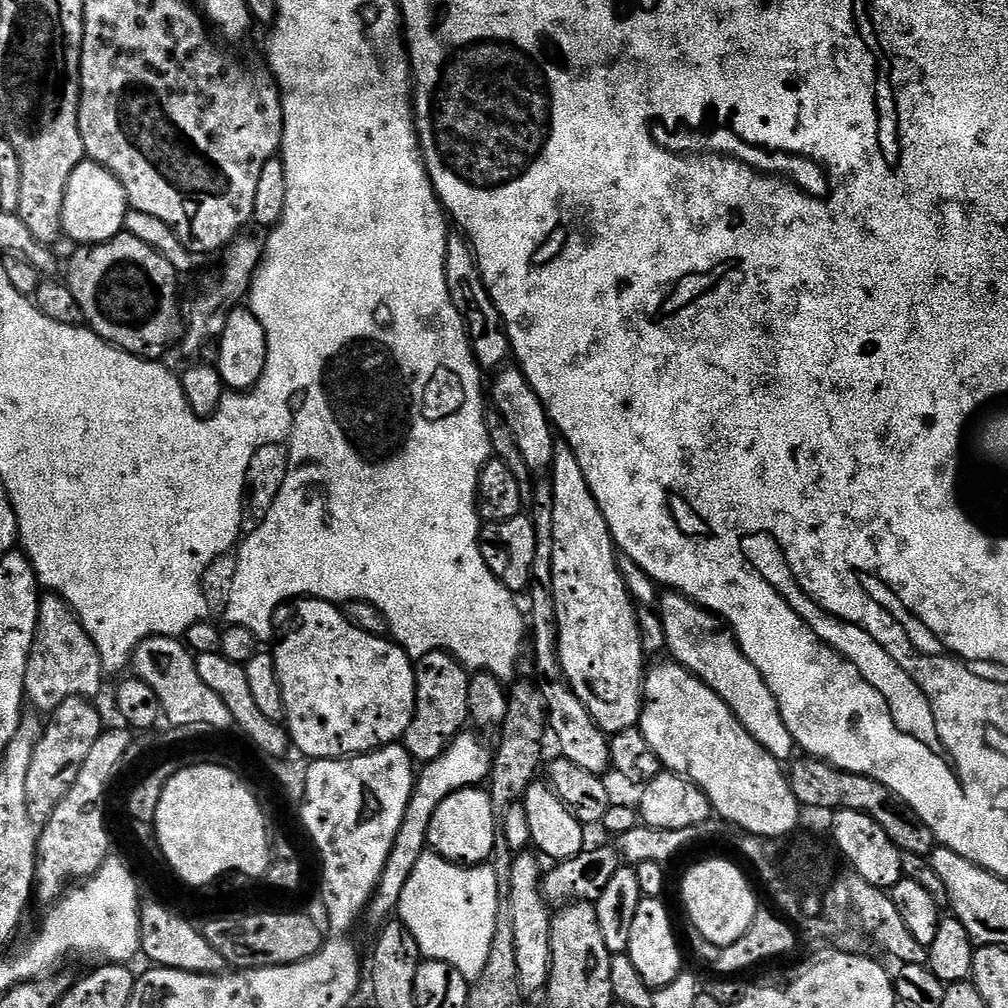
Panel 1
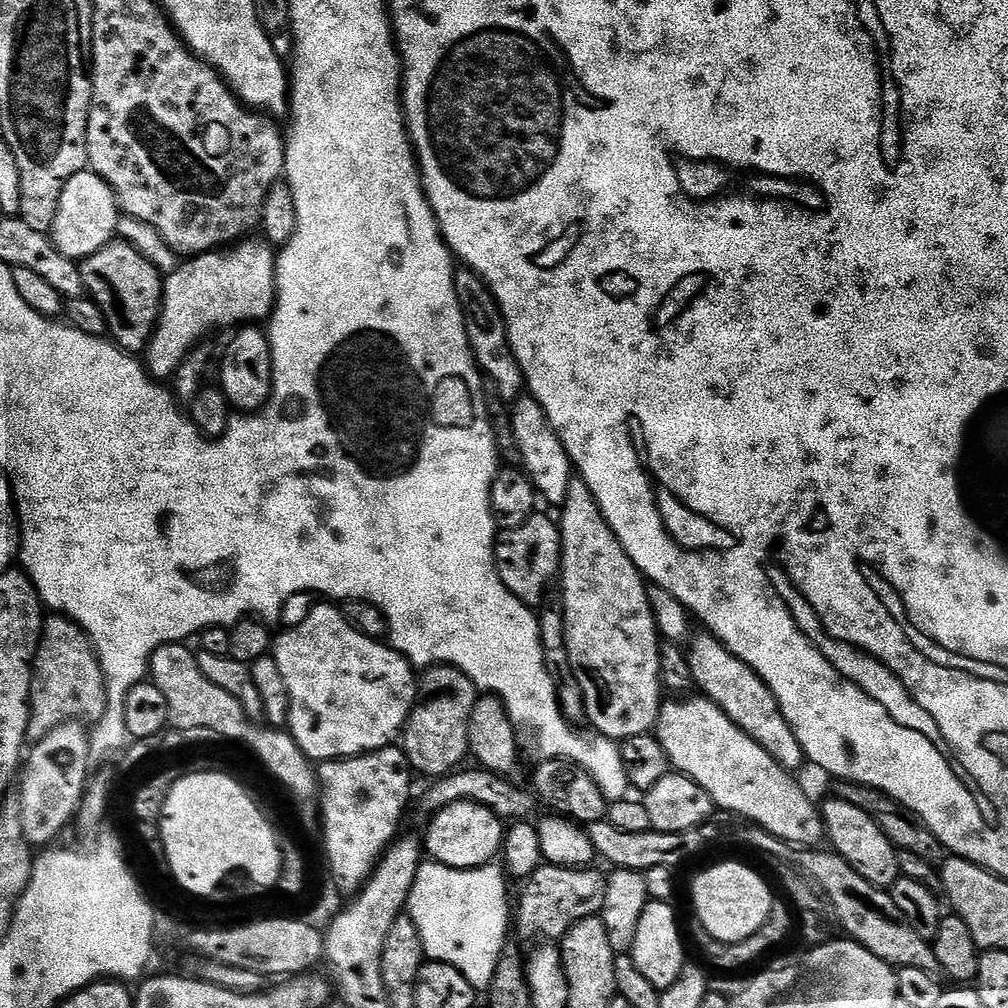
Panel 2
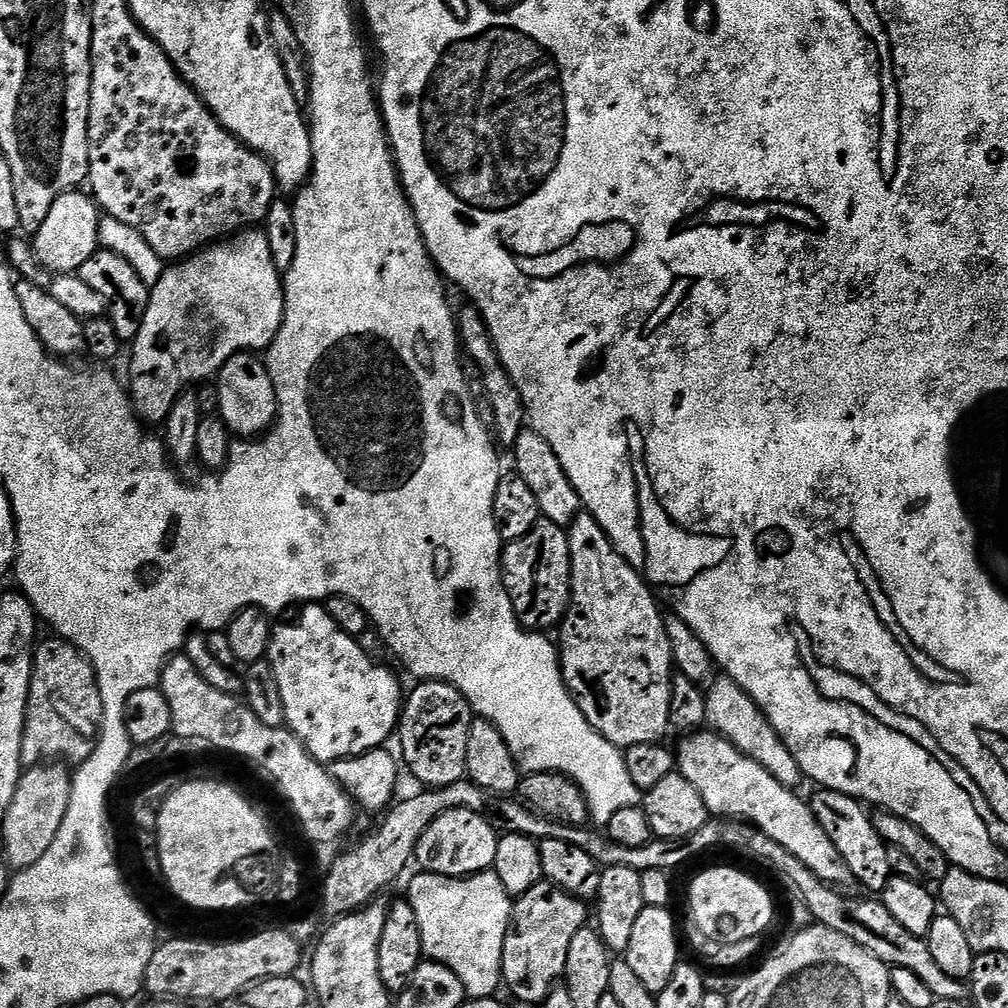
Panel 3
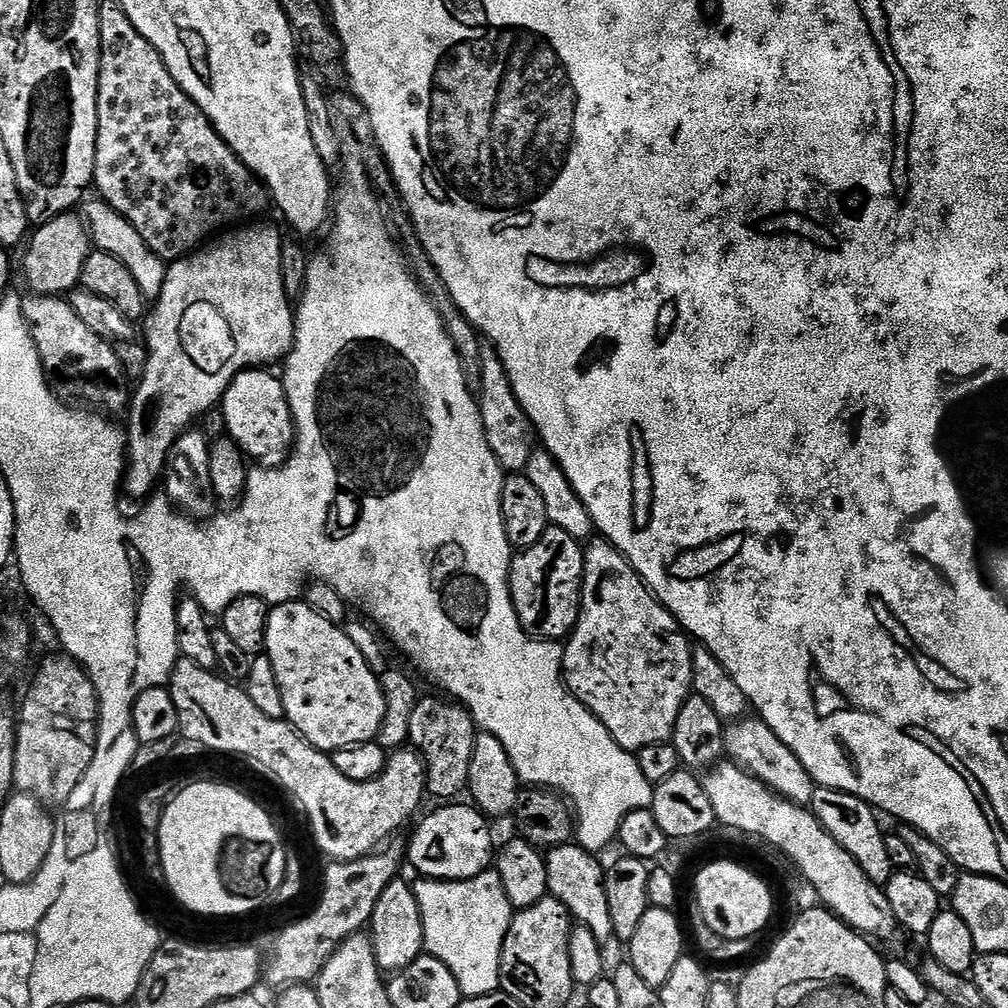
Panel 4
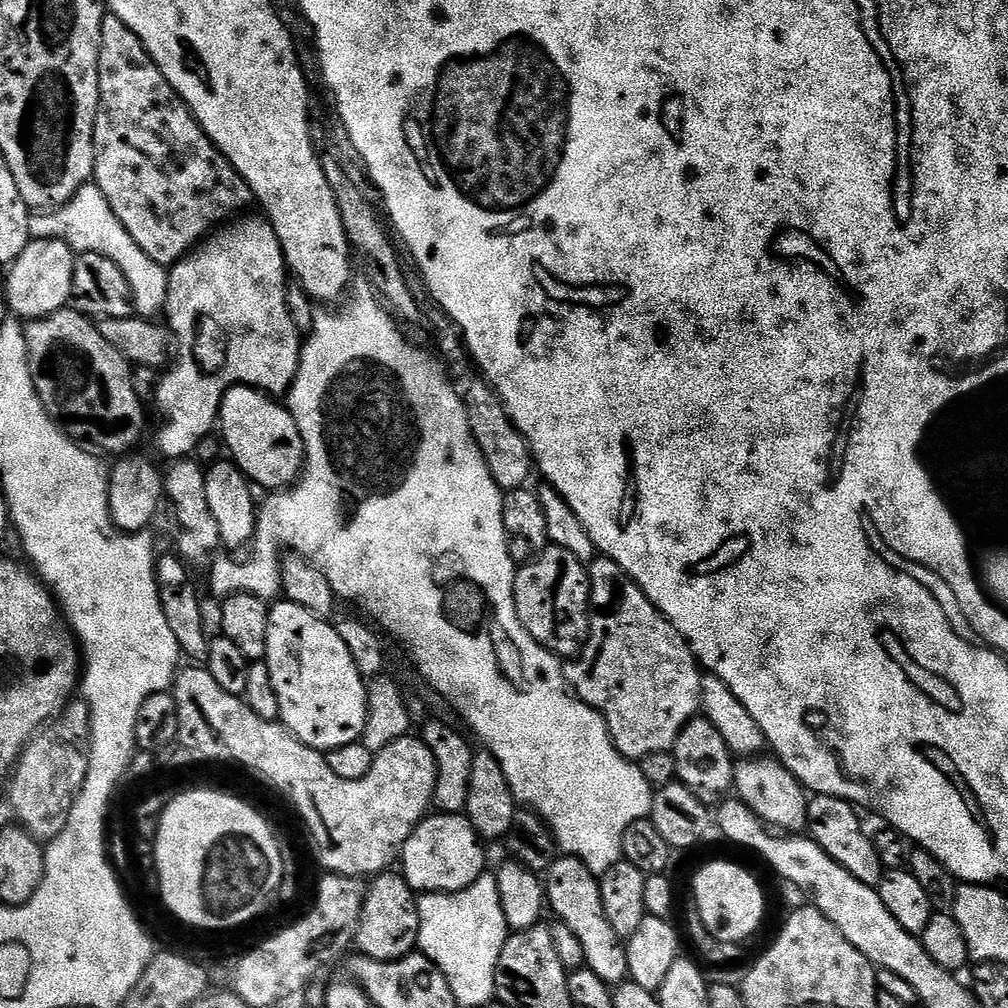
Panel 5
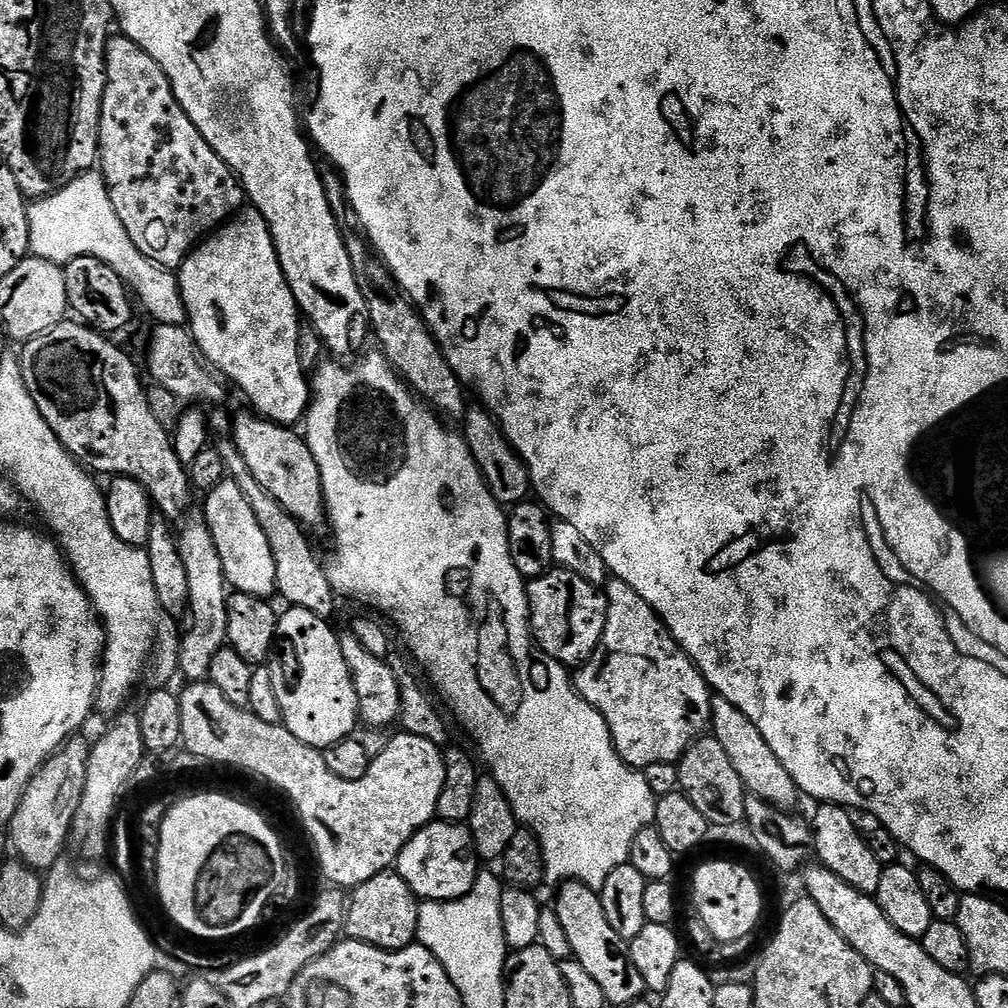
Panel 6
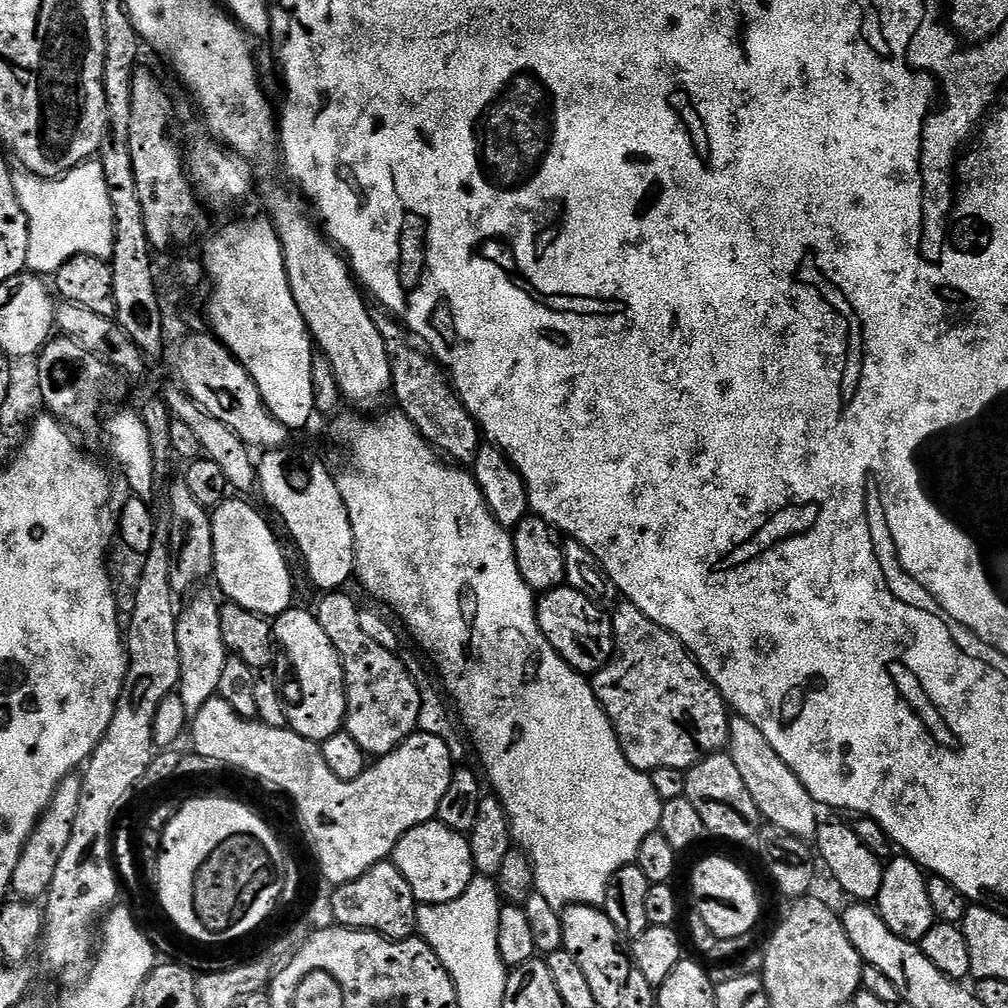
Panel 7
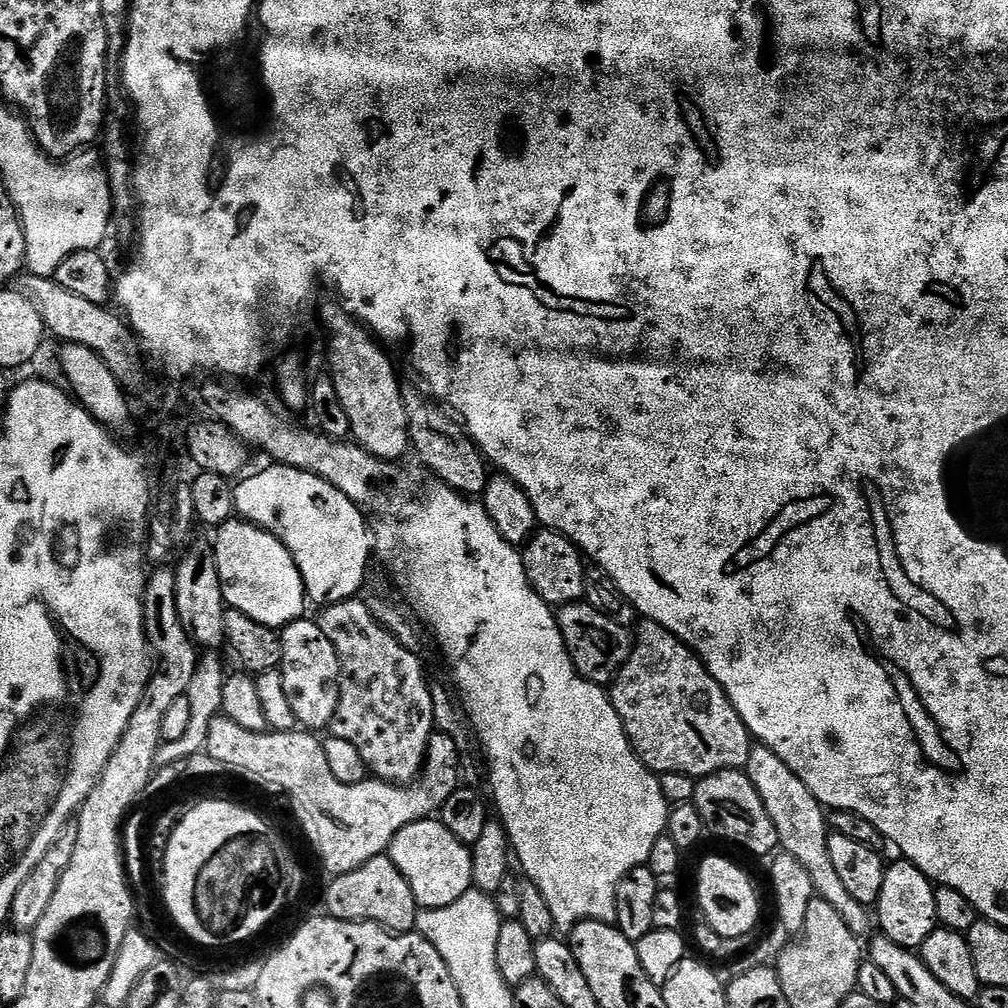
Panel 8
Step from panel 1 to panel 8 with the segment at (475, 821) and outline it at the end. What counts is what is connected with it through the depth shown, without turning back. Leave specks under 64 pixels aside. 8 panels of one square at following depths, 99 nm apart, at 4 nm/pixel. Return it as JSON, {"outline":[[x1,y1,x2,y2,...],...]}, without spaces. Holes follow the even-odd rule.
{"outline":[[425,818,407,824,392,840,390,855,394,866,402,870,402,878,410,882,410,890,414,890,414,898,421,909,450,906,450,902,458,902,458,898,473,887,469,845,454,838,439,819]]}

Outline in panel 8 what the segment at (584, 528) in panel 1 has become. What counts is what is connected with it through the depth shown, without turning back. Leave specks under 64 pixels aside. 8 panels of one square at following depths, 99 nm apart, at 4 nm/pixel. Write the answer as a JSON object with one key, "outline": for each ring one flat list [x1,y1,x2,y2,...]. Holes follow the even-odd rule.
{"outline":[[641,619,634,628,634,639,632,642,632,651,628,653,628,661,620,668,615,680,610,685,610,695,614,710,618,710,618,714,624,723,624,732,628,736,632,748,638,754,638,758,646,767,659,774,661,772,677,772,678,774,686,774,687,776,701,777,709,776,715,772,722,770,730,770,731,768,743,769,748,763,748,755,752,752,754,746,753,737,750,735,748,727,742,722,742,718,738,714,738,710,734,710,734,706,728,701,728,695,722,690,722,686,716,681,709,672,704,668,704,663,696,657,695,652,691,652,684,643,679,640,672,632,667,632,662,626,658,626,653,620]]}

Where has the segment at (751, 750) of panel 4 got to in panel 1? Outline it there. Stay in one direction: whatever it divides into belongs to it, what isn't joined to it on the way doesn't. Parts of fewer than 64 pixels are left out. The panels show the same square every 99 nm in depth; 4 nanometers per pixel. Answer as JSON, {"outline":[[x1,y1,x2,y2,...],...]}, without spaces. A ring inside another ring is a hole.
{"outline":[[675,590,665,591,659,597,658,613,665,628,667,651,672,651,671,659,696,675,703,684,710,686,710,690,714,690,714,694,718,694,718,698,730,706,740,725,775,760,787,761,787,756,794,749,794,741,782,718,778,702,766,686,760,671,753,666,750,658,744,656,736,635,727,623]]}

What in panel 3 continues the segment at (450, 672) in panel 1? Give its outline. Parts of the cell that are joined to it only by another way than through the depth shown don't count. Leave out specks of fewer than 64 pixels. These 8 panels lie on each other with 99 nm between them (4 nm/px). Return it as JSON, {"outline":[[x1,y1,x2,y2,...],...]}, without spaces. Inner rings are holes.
{"outline":[[426,680,415,685,417,688,412,693,407,693,402,704,400,722,398,725,398,740,400,736,400,752,402,764,412,771,412,776,417,780,417,785,424,788,441,788,450,786,450,782,458,782,467,777,466,746,470,743,470,726,474,713,468,700,452,684,441,680]]}

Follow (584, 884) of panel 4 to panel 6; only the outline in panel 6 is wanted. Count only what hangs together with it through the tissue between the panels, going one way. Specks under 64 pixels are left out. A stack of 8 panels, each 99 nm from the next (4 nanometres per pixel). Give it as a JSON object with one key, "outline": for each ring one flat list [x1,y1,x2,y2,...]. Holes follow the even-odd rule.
{"outline":[[565,880,556,892,554,907,562,930,566,930,566,939,570,941,571,959,577,960,594,977,594,982,602,986,609,1005,632,1005,645,995,646,989,638,966,634,966,628,949,629,941,622,939,606,919,606,910,602,910,599,891,586,886,581,880]]}

